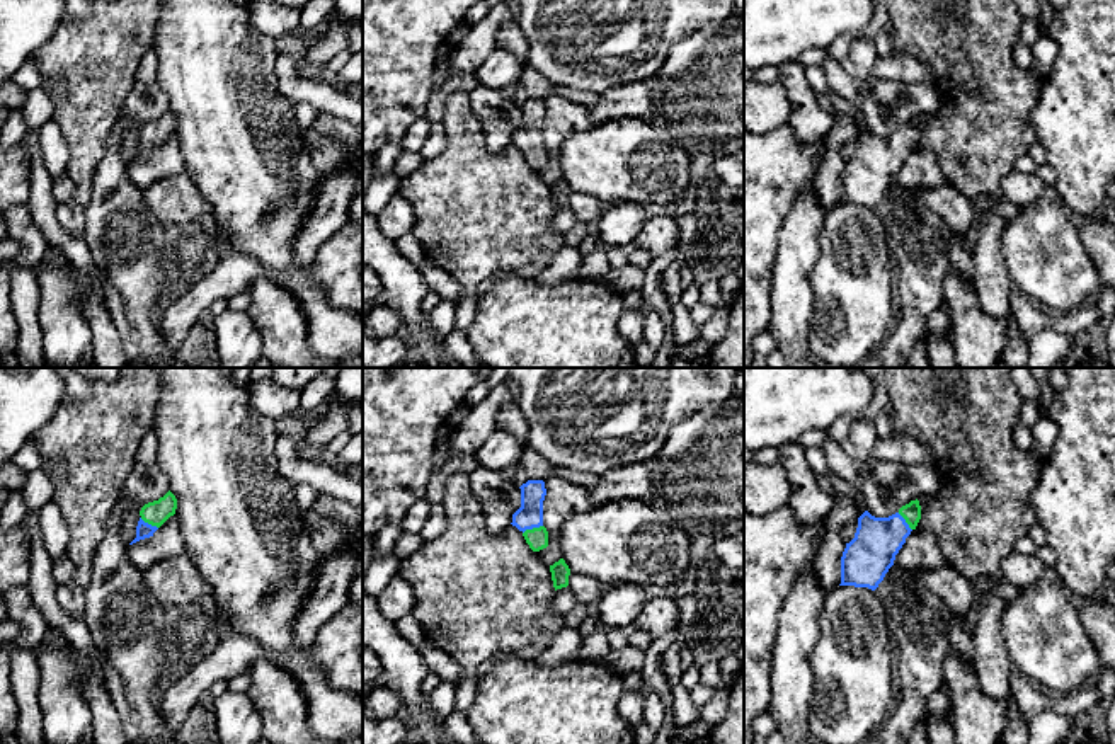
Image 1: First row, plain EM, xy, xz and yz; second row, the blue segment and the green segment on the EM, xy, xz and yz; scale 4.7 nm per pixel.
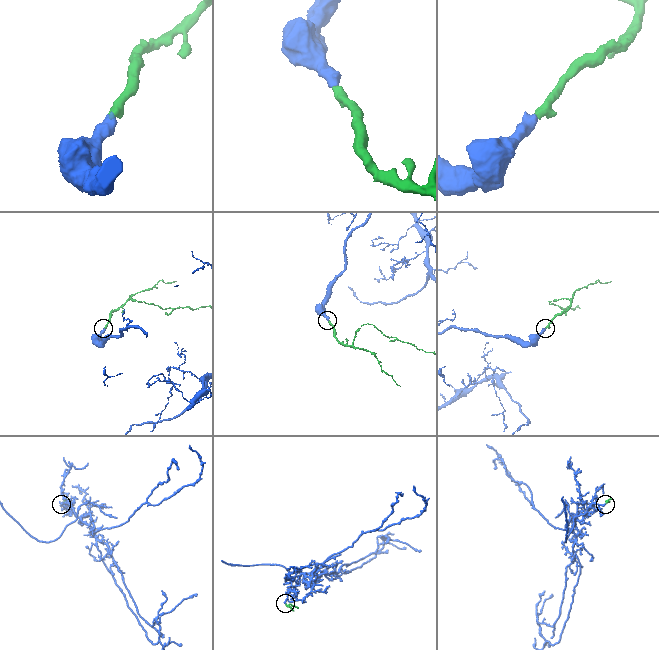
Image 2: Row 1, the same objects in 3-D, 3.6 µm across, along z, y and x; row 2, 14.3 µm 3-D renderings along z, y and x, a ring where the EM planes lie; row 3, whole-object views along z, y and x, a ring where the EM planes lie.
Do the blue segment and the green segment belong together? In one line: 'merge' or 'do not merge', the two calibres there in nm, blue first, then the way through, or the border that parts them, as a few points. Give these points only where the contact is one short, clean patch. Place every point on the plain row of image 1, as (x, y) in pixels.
merge; 120 nm thick on the blue side, 100 nm on the other; runs through xz (530, 133), (531, 147), (537, 157)

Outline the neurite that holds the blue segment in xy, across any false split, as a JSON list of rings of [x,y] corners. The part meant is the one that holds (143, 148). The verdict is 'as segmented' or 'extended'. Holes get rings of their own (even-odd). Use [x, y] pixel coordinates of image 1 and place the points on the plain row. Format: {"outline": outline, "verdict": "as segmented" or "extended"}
{"outline": [[[170,109],[158,119],[145,123],[140,129],[141,136],[136,145],[136,157],[129,163],[153,155],[153,152],[175,133],[175,128],[177,117]]], "verdict": "extended"}

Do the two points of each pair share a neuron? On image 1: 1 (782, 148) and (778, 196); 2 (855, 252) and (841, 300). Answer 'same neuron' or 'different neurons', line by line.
1: same neuron
2: same neuron

